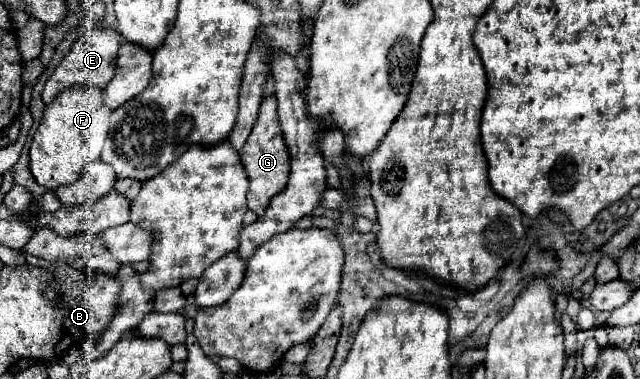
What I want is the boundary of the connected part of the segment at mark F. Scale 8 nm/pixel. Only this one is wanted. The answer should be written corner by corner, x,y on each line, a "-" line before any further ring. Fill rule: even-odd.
73,87
73,91
61,91
61,95
45,107
43,121
31,141
29,169
37,183
47,189
73,183
87,165
99,159
109,131
109,117
111,111
105,107
103,89

